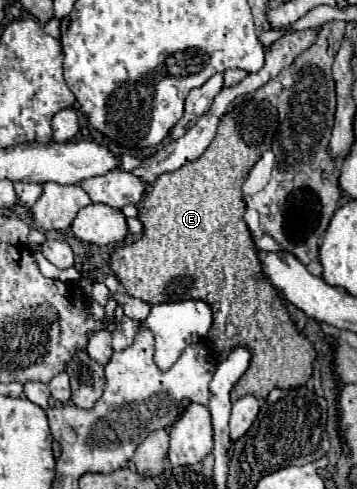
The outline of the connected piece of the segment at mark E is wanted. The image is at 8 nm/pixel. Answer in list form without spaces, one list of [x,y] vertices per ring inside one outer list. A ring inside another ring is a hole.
[[[244,100],[242,104],[234,106],[234,110],[230,110],[230,112],[220,120],[218,132],[216,132],[212,144],[206,148],[206,152],[204,152],[200,158],[196,158],[196,160],[192,160],[192,162],[188,162],[188,164],[184,164],[182,168],[178,168],[178,170],[174,170],[174,172],[162,174],[162,176],[152,184],[152,188],[144,194],[144,198],[136,204],[136,208],[138,208],[138,220],[140,220],[142,226],[144,226],[142,238],[138,238],[134,244],[120,246],[120,248],[116,248],[116,250],[110,254],[110,270],[112,270],[112,274],[118,278],[118,282],[124,284],[124,288],[126,288],[126,292],[128,292],[130,296],[140,298],[140,300],[144,300],[144,302],[150,304],[150,306],[166,304],[166,302],[176,302],[176,300],[188,300],[188,298],[202,300],[202,302],[206,302],[206,304],[212,308],[212,316],[214,316],[212,328],[210,328],[210,332],[208,332],[208,346],[216,352],[216,344],[226,344],[226,356],[228,356],[228,352],[234,350],[234,346],[246,346],[246,348],[250,350],[250,354],[252,354],[250,366],[248,366],[246,374],[234,384],[234,390],[230,392],[232,402],[236,402],[238,398],[242,398],[242,396],[246,396],[246,394],[252,394],[252,396],[256,396],[258,400],[264,400],[272,388],[296,388],[296,386],[304,386],[304,384],[310,380],[310,376],[312,376],[312,362],[314,362],[314,358],[316,358],[316,352],[312,350],[312,344],[310,344],[310,342],[296,330],[296,326],[292,324],[292,320],[290,320],[290,316],[288,316],[288,312],[286,312],[286,308],[284,308],[282,298],[278,296],[278,292],[270,286],[270,282],[266,282],[266,280],[260,276],[260,262],[258,262],[258,256],[256,256],[256,248],[254,248],[254,242],[252,242],[252,238],[250,238],[250,230],[248,230],[248,226],[246,226],[246,222],[244,222],[244,218],[242,218],[242,214],[244,214],[242,184],[244,184],[244,180],[246,180],[250,168],[254,166],[254,162],[262,156],[262,152],[264,152],[262,146],[266,144],[266,148],[268,148],[268,144],[272,142],[272,132],[274,132],[276,128],[278,128],[278,112],[276,112],[276,108],[274,108],[270,102],[266,102],[266,100]],[[228,324],[234,324],[234,326],[236,326],[236,334],[234,334],[234,336],[228,336],[228,334],[226,334],[226,326],[228,326]]]

